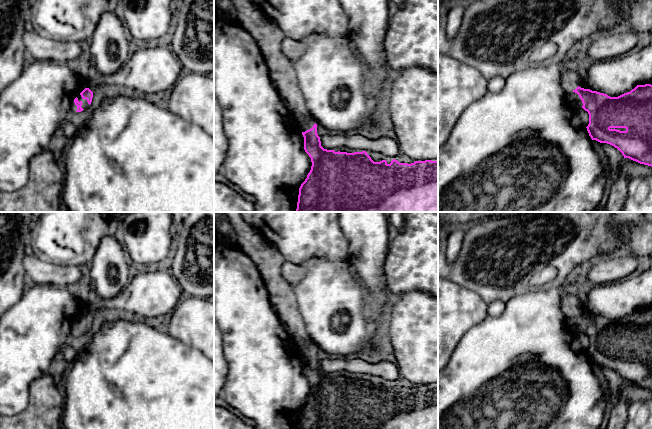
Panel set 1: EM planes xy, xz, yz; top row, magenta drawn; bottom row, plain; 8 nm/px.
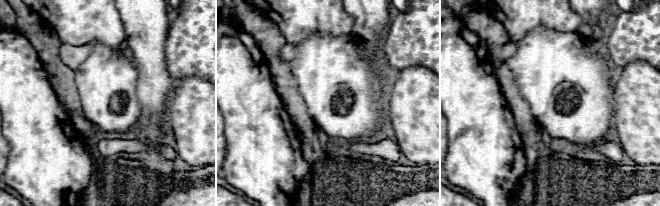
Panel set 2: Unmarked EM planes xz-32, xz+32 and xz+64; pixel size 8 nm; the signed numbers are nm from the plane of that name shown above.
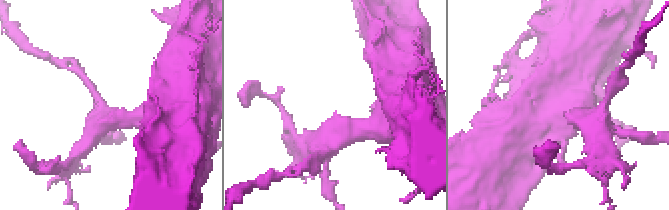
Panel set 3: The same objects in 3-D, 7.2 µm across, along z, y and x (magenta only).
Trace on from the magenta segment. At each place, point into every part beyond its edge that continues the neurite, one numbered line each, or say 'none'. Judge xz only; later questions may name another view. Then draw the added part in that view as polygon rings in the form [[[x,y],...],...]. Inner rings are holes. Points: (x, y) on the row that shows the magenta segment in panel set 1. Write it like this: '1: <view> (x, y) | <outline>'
1: xz (268, 36) | [[[231,0],[237,12],[237,22],[255,39],[270,70],[270,76],[284,99],[287,108],[299,121],[301,131],[313,127],[315,122],[302,94],[297,88],[291,60],[281,51],[286,38],[275,21],[267,16],[261,7],[250,0]]]

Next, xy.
1: xy (85, 104) | [[[80,94],[77,96],[77,98],[78,98],[78,101],[79,101],[79,102],[80,102],[80,101],[82,102],[82,106],[81,106],[81,107],[82,107],[83,109],[86,109],[86,108],[89,106],[87,100],[86,100],[86,99],[83,99]]]

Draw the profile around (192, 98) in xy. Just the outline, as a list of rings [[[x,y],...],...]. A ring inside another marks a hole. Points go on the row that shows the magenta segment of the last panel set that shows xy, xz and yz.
[[[184,72],[172,87],[168,109],[203,128],[214,139],[214,75]]]

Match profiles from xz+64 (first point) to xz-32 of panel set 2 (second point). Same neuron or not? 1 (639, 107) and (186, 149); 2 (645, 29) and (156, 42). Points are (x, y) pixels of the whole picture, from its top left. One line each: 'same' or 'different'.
1: same
2: different

